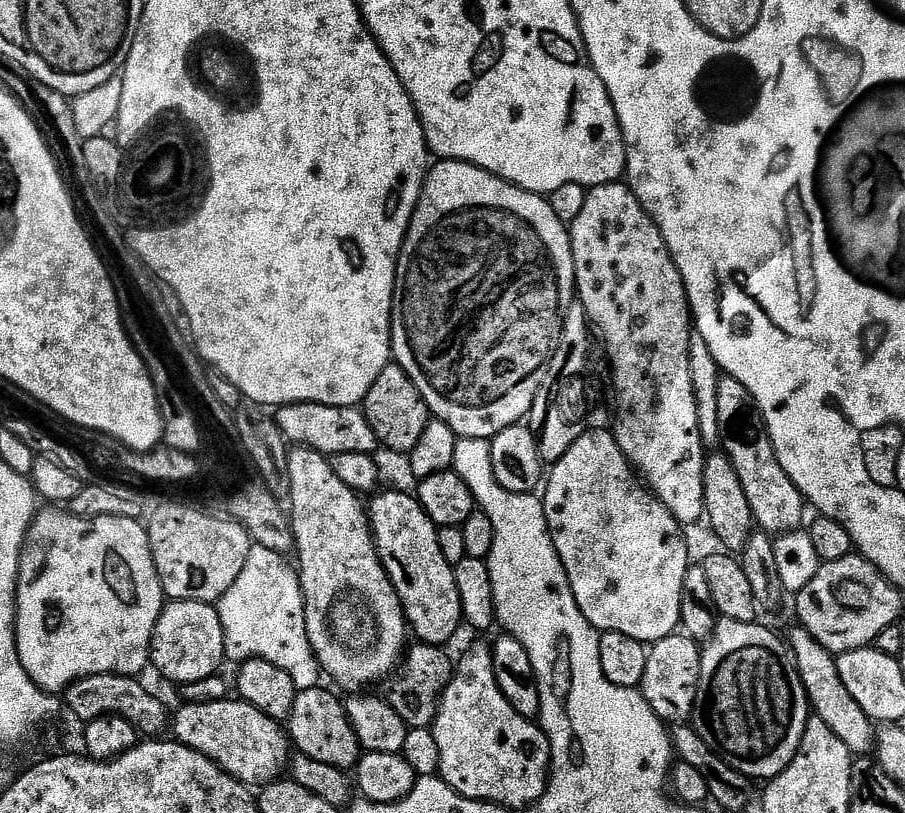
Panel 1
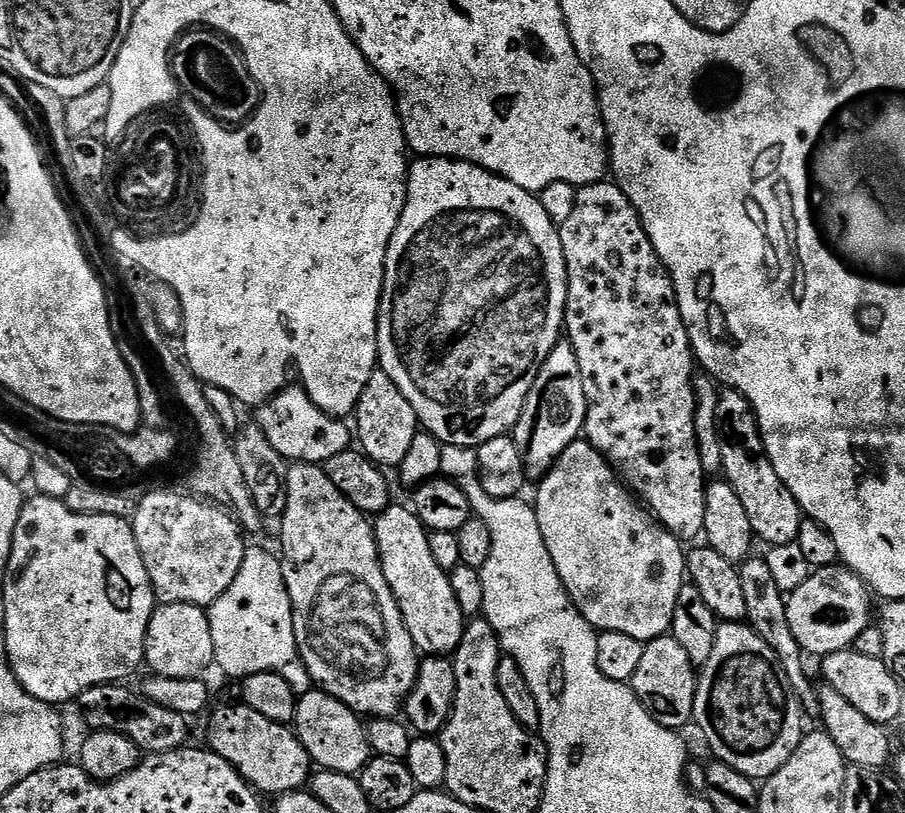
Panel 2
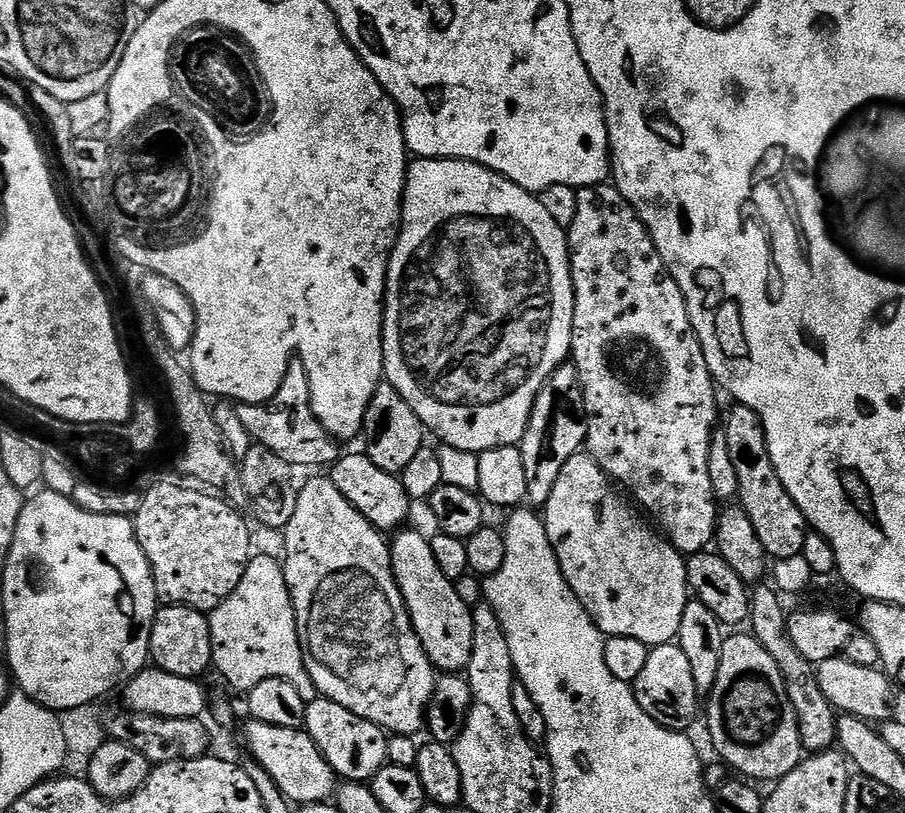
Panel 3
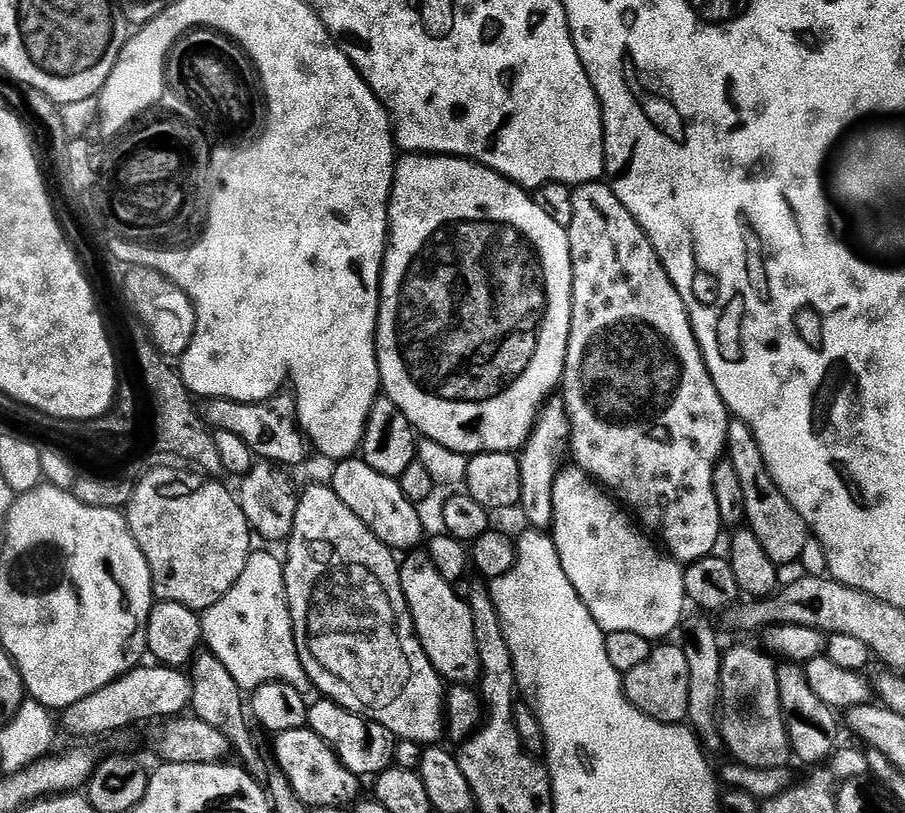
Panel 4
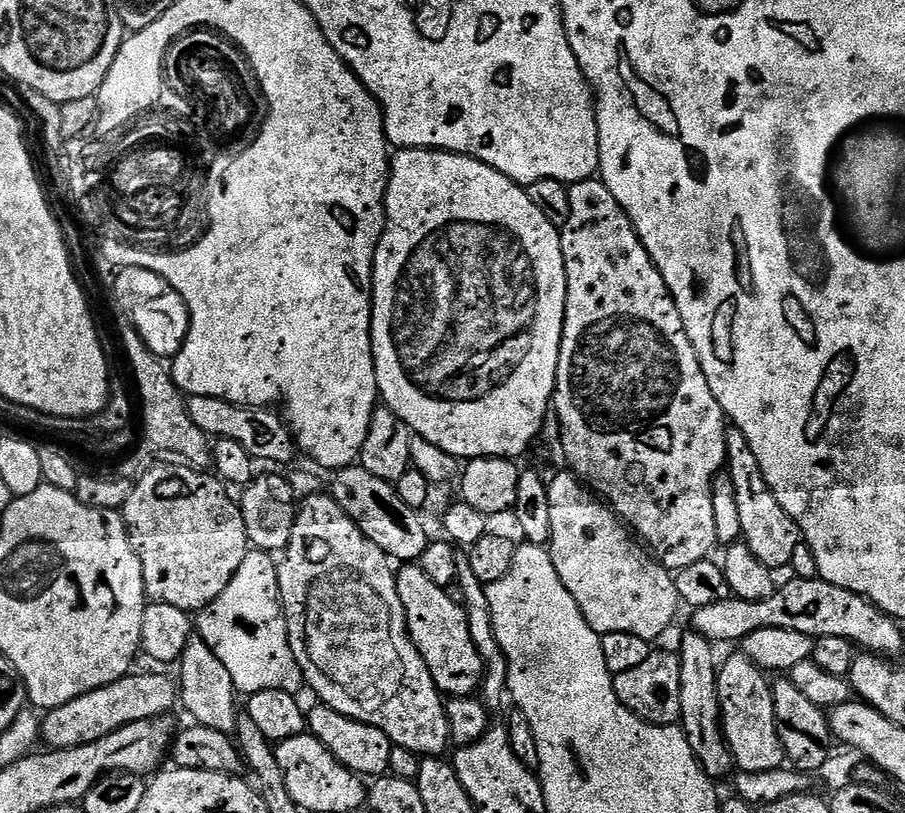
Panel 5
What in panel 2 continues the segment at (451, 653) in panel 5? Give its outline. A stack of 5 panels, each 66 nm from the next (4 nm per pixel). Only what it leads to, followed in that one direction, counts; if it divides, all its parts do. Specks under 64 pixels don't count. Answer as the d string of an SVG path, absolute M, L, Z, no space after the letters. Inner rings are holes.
M385 510L375 517L374 531L376 533L376 545L380 551L382 570L386 574L386 582L390 582L390 590L402 610L402 618L406 622L406 630L410 630L410 638L416 644L421 653L429 652L429 657L444 658L455 652L462 642L466 627L466 615L456 592L452 589L449 573L434 562L430 555L430 542L428 541L429 531L421 522L415 511L392 512Z

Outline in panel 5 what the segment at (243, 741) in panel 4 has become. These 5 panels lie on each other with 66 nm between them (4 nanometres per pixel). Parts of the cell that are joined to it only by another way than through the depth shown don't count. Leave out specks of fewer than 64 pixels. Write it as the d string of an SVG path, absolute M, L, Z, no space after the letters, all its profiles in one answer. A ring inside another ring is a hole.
M194 634L186 642L186 650L182 650L178 661L178 700L184 708L193 716L195 723L202 728L227 732L229 734L236 731L236 699L238 693L234 686L234 678L230 678L230 673L226 671L226 666L218 662L214 650L206 646L206 642L199 634Z

